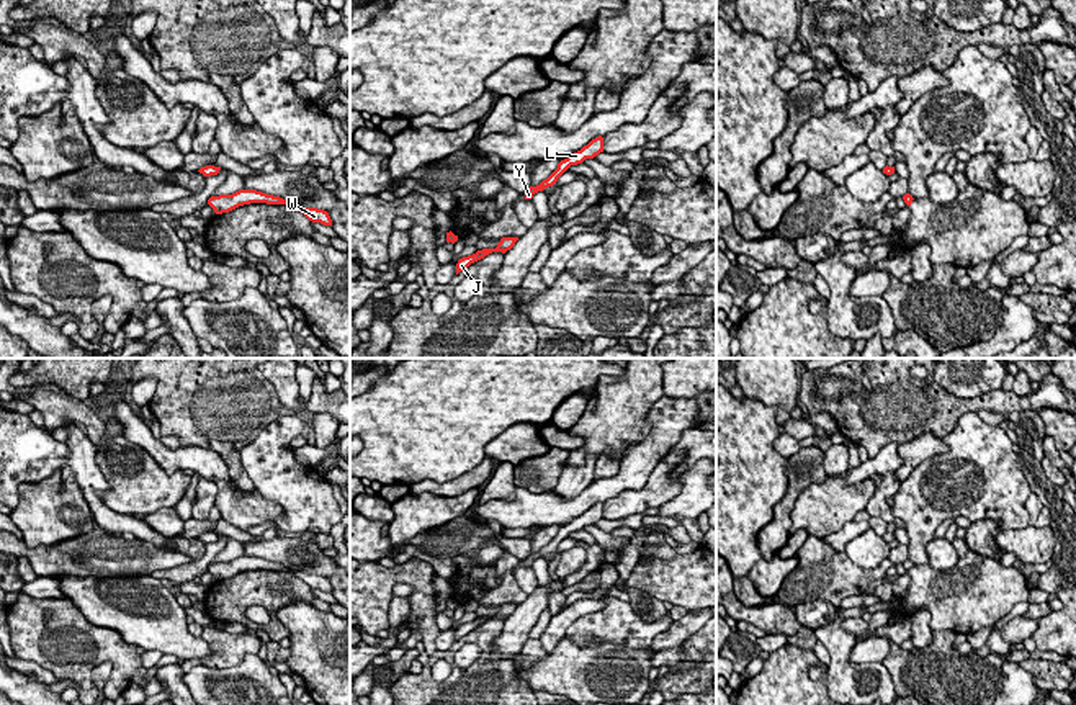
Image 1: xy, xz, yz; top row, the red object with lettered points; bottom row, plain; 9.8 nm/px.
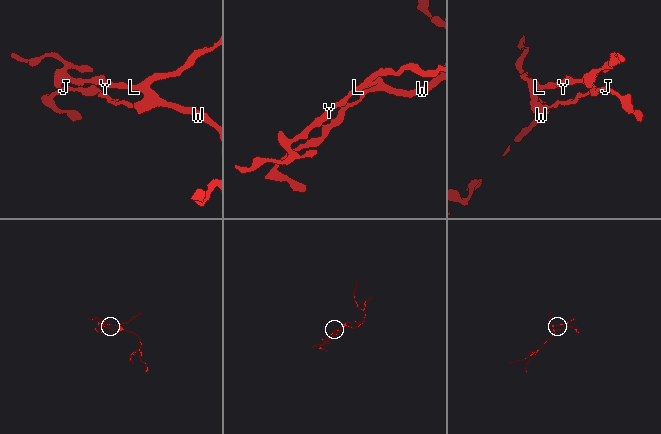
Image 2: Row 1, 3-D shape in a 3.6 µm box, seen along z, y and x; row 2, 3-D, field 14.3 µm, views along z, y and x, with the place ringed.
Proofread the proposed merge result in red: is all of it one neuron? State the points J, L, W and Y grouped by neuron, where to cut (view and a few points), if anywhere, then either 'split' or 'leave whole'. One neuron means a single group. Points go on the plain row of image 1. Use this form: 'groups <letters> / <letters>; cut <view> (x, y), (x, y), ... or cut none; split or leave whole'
groups J L W Y; cut none; leave whole

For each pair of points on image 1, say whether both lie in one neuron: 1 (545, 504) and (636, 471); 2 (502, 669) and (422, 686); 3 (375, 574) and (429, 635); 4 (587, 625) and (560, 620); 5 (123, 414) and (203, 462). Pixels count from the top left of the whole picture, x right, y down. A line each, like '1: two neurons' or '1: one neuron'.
1: one neuron
2: one neuron
3: one neuron
4: two neurons
5: one neuron

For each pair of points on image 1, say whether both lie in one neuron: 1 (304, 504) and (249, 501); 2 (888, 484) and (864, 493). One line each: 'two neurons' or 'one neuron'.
1: two neurons
2: two neurons

